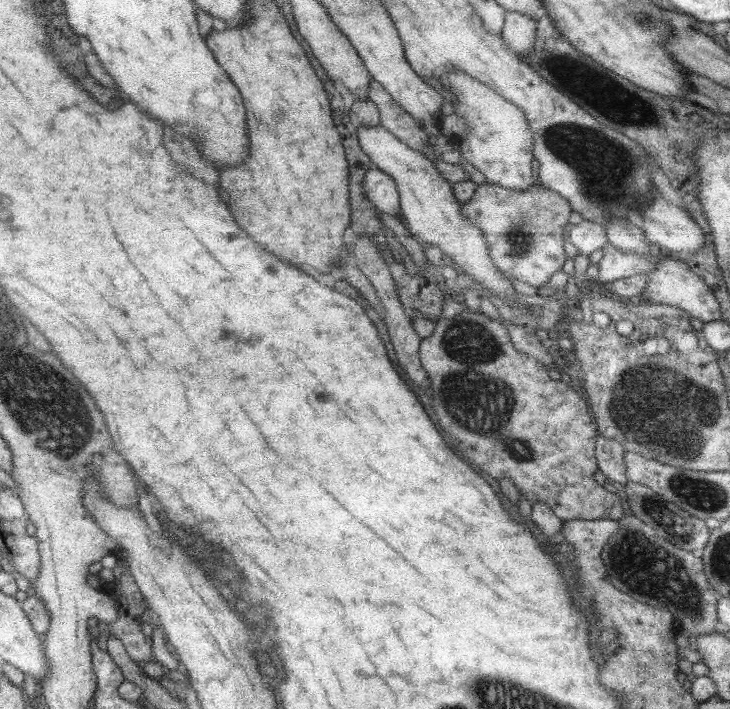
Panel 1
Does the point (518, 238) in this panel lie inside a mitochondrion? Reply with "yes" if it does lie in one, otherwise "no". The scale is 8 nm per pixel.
yes

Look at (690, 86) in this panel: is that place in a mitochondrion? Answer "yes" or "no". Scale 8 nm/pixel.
no

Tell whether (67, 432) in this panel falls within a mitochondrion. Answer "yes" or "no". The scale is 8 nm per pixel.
yes

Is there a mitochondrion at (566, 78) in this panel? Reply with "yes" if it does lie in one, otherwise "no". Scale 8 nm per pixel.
no

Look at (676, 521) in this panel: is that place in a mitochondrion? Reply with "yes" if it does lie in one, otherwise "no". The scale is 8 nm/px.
yes

